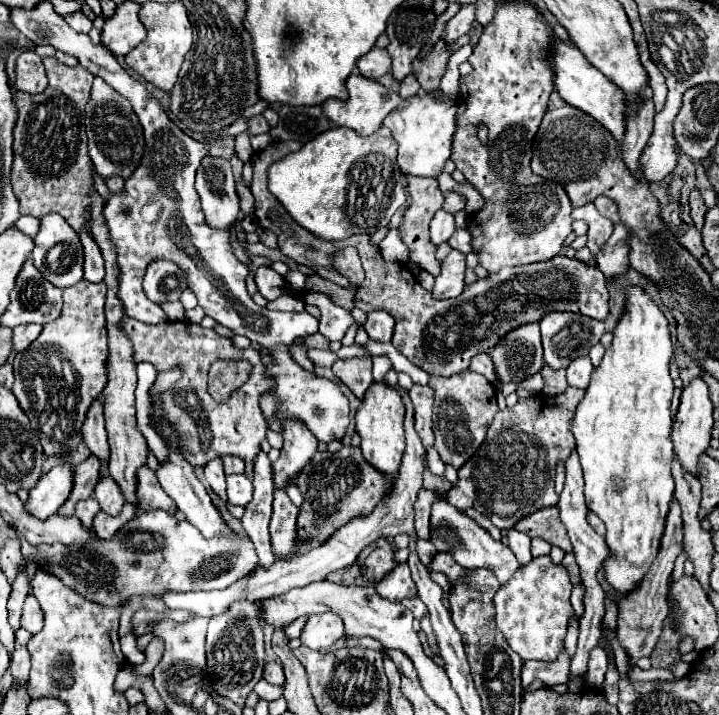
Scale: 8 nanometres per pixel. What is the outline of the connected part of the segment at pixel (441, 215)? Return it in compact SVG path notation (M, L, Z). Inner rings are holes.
M439 209L439 211L435 213L433 221L431 221L431 241L433 241L435 245L443 243L443 241L447 241L447 239L453 235L455 229L457 229L457 227L455 227L455 215Z

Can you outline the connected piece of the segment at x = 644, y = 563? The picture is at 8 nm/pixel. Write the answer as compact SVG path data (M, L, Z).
M631 287L625 315L621 317L613 333L613 343L605 351L601 365L593 371L591 383L585 391L585 399L579 403L571 425L585 477L587 507L597 513L607 527L605 541L611 555L603 563L605 581L617 591L619 597L627 597L631 591L635 591L649 571L651 563L655 561L665 531L669 503L673 499L673 419L669 411L673 397L673 379L669 377L671 357L673 345L669 339L669 325L665 315L647 297L647 293L643 293L639 287Z

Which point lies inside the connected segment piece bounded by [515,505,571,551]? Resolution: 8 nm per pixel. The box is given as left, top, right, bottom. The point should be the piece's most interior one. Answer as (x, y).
(546, 524)

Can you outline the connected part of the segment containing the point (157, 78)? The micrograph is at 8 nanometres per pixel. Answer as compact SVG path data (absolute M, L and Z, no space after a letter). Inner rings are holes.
M143 3L139 9L139 19L147 29L147 37L125 55L125 63L139 73L145 81L153 83L161 91L171 91L177 73L181 69L181 63L187 55L187 51L193 45L193 29L187 17L187 11L183 3Z

